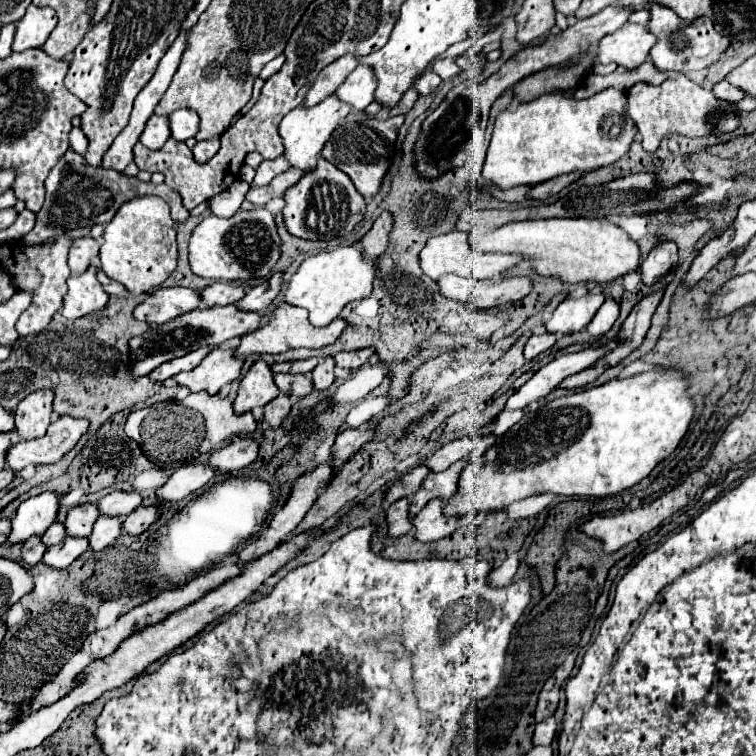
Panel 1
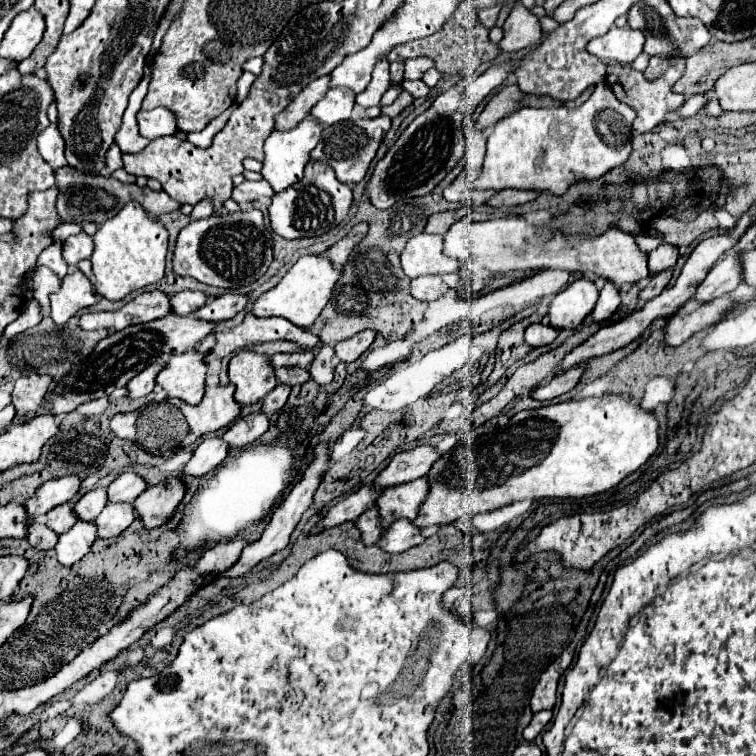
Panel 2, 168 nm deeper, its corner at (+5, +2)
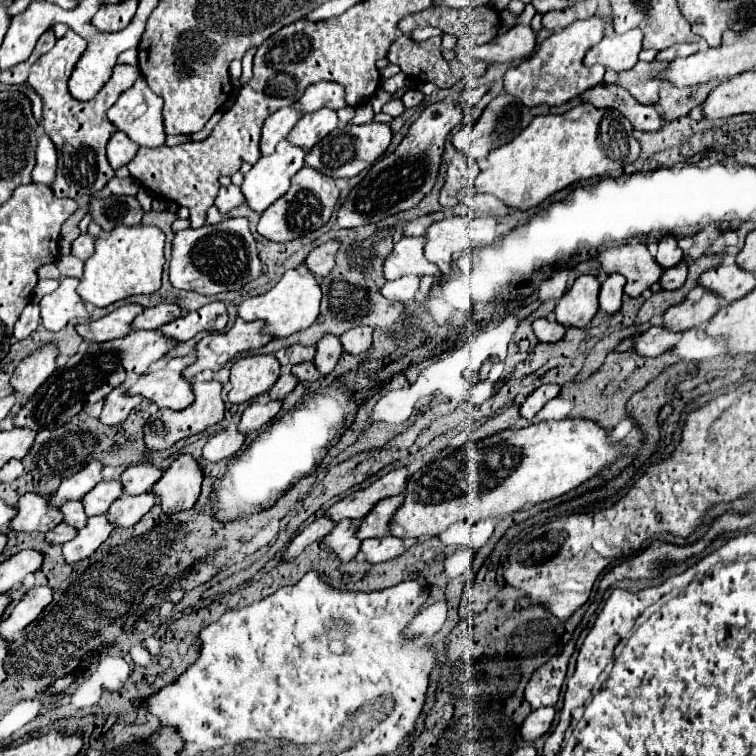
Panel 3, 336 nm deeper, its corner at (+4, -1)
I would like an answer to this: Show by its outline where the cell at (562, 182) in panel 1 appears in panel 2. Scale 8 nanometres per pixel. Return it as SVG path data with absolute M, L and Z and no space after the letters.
M502 190L502 192L496 192L486 204L492 208L512 208L512 206L526 204L536 196L538 192L530 192L530 190Z

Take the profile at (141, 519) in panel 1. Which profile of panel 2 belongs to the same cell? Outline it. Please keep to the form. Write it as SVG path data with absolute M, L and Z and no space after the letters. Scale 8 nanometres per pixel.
M166 478L156 486L148 486L134 502L138 518L146 528L160 528L180 506L186 494L182 478Z

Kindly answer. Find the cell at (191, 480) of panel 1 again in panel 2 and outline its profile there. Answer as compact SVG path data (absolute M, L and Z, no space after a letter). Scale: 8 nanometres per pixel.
M206 438L188 460L184 472L188 476L204 476L228 456L228 444L222 438Z

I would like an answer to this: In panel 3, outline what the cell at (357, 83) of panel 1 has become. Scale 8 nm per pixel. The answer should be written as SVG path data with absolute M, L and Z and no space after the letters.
M323 107L323 109L315 111L315 113L303 115L297 121L297 125L291 129L287 141L295 143L299 147L311 149L315 143L319 143L319 139L329 135L337 127L337 123L339 123L337 111Z

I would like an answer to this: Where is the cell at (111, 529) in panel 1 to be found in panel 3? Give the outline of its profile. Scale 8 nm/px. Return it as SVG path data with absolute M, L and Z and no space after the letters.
M149 491L137 497L131 495L121 495L107 511L107 519L109 523L113 523L115 527L127 529L135 523L139 523L139 519L155 505L155 495L151 495Z

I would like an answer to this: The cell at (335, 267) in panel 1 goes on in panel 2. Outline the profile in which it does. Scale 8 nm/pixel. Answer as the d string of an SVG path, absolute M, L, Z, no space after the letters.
M302 256L286 274L284 278L268 292L264 292L254 304L252 304L252 314L254 316L280 316L290 320L292 324L300 328L308 328L322 312L326 302L332 296L332 288L336 280L340 278L340 270L332 266L326 256Z

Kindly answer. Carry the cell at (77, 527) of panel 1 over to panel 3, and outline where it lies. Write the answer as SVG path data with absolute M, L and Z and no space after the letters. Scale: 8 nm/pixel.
M101 481L99 485L95 485L95 489L87 493L87 497L81 499L81 503L89 517L103 515L109 509L109 505L121 495L123 495L123 487L119 481Z

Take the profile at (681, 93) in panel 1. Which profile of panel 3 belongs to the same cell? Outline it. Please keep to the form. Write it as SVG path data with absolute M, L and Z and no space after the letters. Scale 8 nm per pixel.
M639 61L631 71L623 71L623 73L615 73L615 71L607 69L603 81L627 89L643 105L655 105L659 101L659 89L663 85L661 79L657 77L657 73L663 71L663 65L669 65L669 63Z

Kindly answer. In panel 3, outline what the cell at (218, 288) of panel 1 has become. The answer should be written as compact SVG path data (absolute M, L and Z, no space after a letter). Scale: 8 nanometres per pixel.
M159 303L155 307L149 307L143 311L143 315L139 315L139 319L135 319L133 329L159 329L165 323L175 321L177 317L181 317L183 309L177 303Z

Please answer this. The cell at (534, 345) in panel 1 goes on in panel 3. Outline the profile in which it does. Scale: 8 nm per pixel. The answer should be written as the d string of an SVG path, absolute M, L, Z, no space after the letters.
M535 319L533 331L541 343L557 343L565 335L565 327L549 319Z

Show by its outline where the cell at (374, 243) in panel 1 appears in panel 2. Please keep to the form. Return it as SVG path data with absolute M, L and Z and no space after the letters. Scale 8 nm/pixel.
M364 222L358 224L358 226L354 226L342 240L338 240L334 246L330 246L330 248L326 250L326 258L328 258L336 268L342 268L342 266L346 264L352 248L358 246L358 242L364 238L366 230L368 230L368 224L364 224Z

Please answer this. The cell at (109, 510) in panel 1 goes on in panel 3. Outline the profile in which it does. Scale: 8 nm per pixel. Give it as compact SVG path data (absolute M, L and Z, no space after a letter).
M131 465L123 471L121 483L127 495L141 495L149 491L163 473L151 465Z

